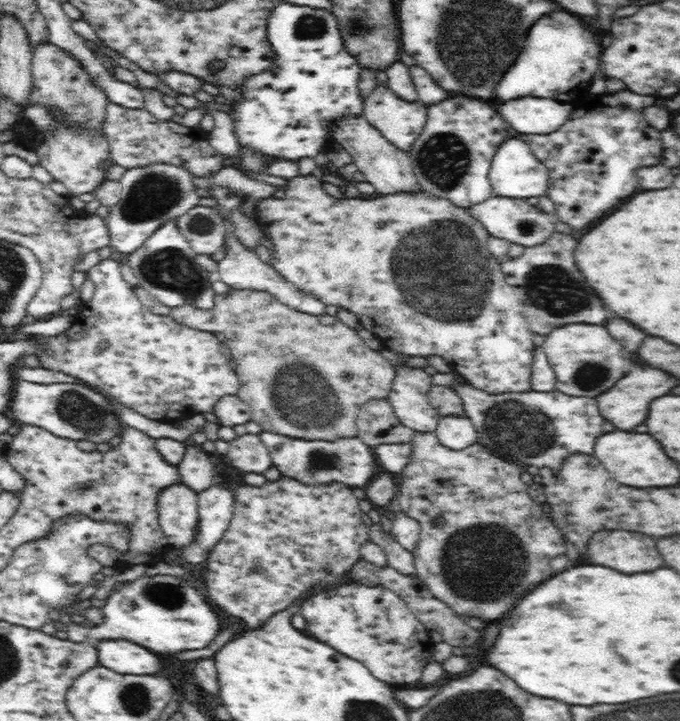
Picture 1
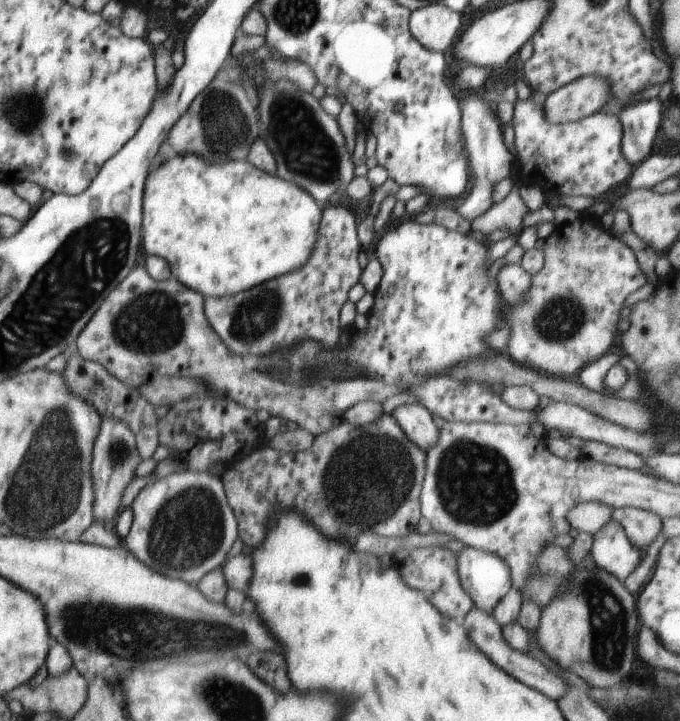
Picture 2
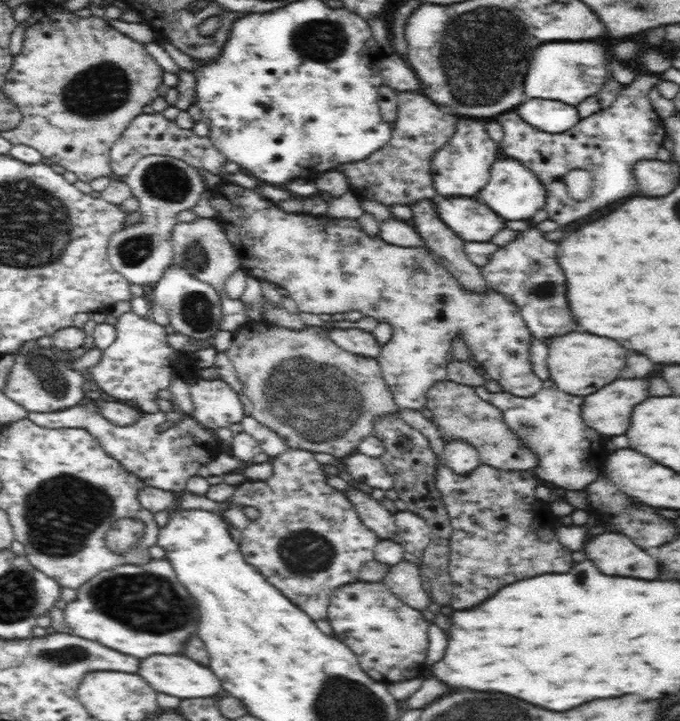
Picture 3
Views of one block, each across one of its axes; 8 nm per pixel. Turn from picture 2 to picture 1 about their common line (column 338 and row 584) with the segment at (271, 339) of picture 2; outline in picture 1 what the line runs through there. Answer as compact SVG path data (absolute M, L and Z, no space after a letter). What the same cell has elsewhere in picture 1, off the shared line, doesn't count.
M284 477L276 482L266 482L262 487L254 487L246 484L237 484L230 478L228 484L231 484L234 495L234 512L228 525L227 533L224 534L224 538L218 542L215 546L214 552L206 561L206 574L204 574L204 580L206 580L206 596L210 596L214 603L218 604L222 610L226 610L228 614L232 616L238 616L242 618L248 626L264 626L264 622L274 614L274 612L280 612L284 608L288 608L302 592L306 592L308 588L312 586L318 586L322 584L326 588L330 586L338 586L342 576L349 574L352 565L358 561L360 556L359 548L368 541L368 526L360 520L362 518L362 510L358 508L358 500L356 496L352 494L352 490L343 483L328 483L324 485L308 486L306 483L300 482L298 479Z

